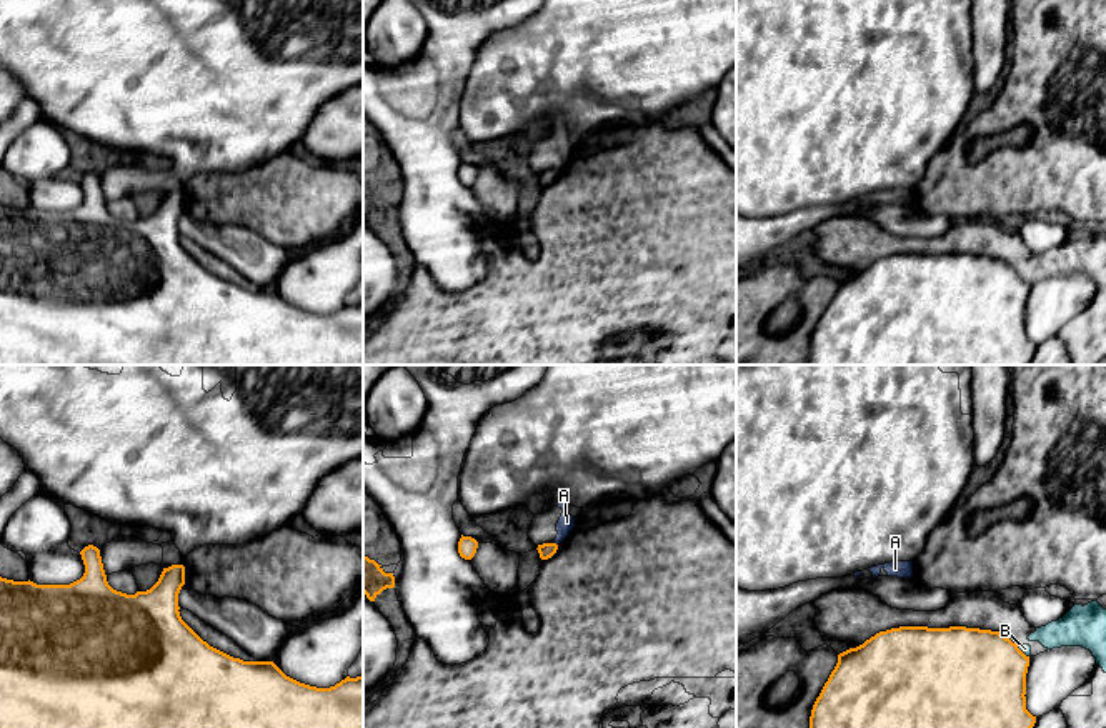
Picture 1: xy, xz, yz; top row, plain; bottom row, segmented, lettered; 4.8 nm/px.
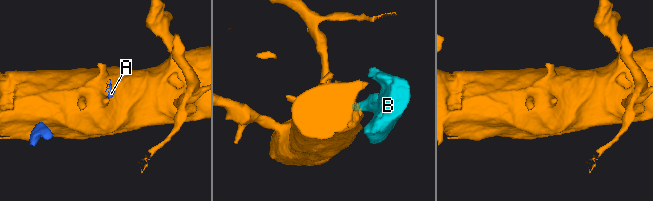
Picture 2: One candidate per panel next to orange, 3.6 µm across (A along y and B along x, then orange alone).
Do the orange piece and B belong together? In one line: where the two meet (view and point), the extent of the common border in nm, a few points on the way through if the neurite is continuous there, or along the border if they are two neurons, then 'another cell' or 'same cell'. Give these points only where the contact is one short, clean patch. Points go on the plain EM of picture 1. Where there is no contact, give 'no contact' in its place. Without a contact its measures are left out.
meets orange in yz at (1021, 279); contact 90 nm long; another cell

